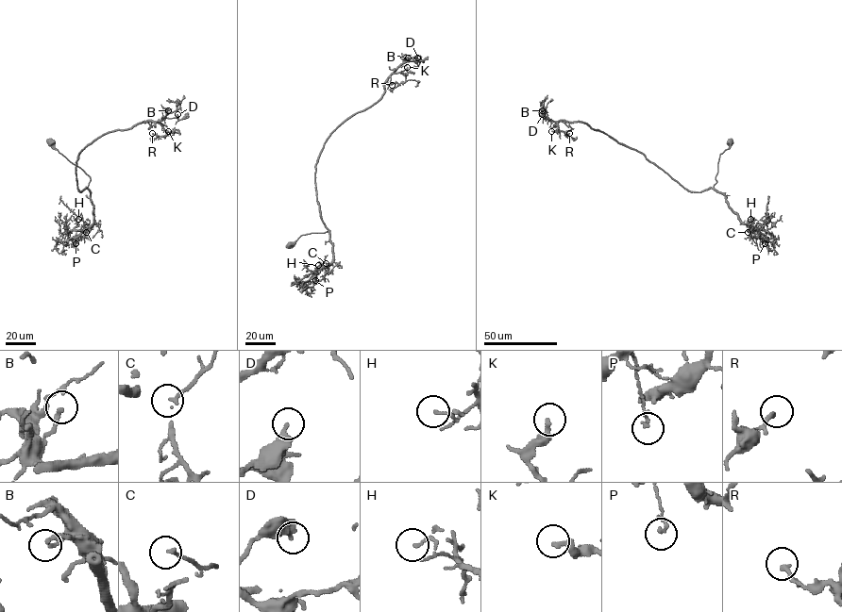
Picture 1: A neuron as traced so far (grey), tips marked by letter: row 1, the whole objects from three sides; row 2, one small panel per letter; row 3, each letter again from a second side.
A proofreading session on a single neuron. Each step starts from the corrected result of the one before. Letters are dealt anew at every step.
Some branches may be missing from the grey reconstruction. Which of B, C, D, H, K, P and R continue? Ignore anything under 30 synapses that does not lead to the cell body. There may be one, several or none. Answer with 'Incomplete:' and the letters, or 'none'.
Incomplete: none

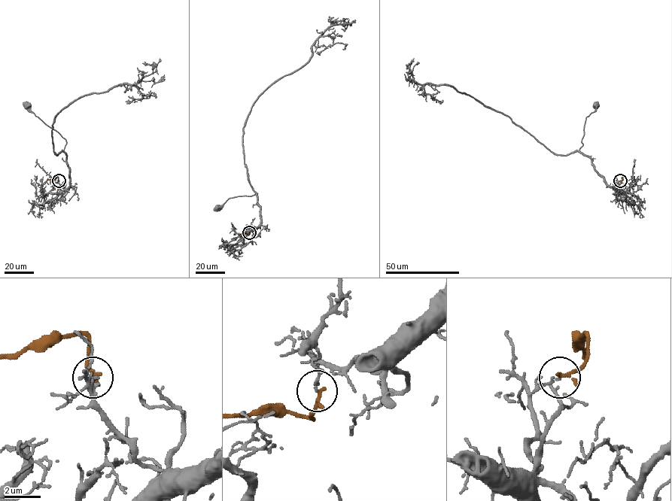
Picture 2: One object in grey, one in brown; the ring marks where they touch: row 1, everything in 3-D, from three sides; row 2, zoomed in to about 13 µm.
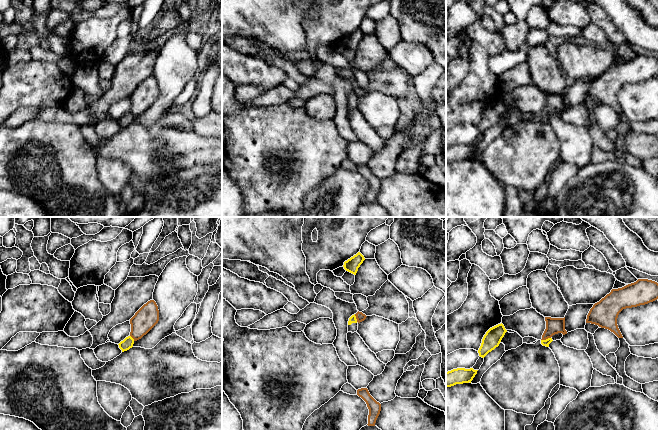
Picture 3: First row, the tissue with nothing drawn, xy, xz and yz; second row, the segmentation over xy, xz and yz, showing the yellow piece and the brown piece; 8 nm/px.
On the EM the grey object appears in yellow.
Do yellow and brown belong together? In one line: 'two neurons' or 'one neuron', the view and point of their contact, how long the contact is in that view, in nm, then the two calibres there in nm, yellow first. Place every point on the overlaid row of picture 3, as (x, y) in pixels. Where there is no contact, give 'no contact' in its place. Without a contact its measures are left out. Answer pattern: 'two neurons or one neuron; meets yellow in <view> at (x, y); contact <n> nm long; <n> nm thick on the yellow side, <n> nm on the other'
two neurons; meets yellow in yz at (546, 339); contact 80 nm long; 50 nm thick on the yellow side, 130 nm on the other

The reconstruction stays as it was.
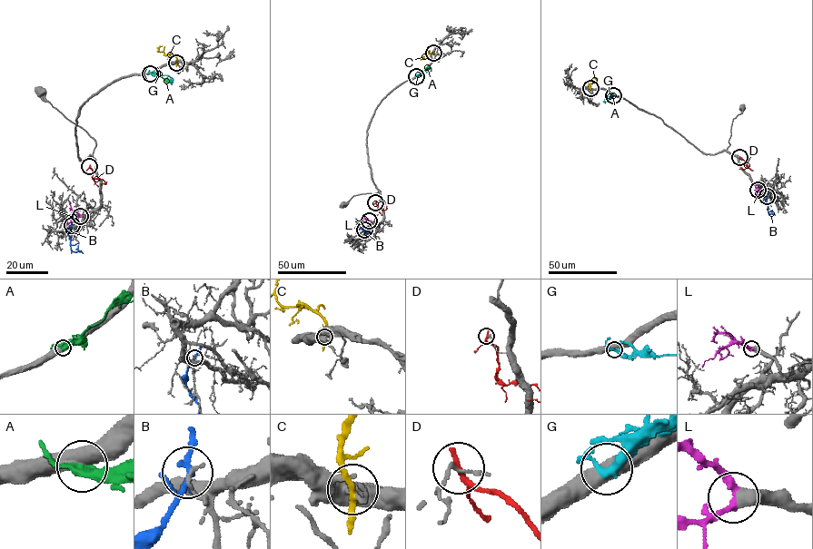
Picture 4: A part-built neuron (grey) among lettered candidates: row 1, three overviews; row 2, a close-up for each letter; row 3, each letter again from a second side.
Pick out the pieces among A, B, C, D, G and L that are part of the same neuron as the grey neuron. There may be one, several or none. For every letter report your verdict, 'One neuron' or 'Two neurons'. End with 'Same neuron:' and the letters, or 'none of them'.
A: Two neurons
B: Two neurons
C: Two neurons
D: Two neurons
G: Two neurons
L: One neuron
Same neuron: L

